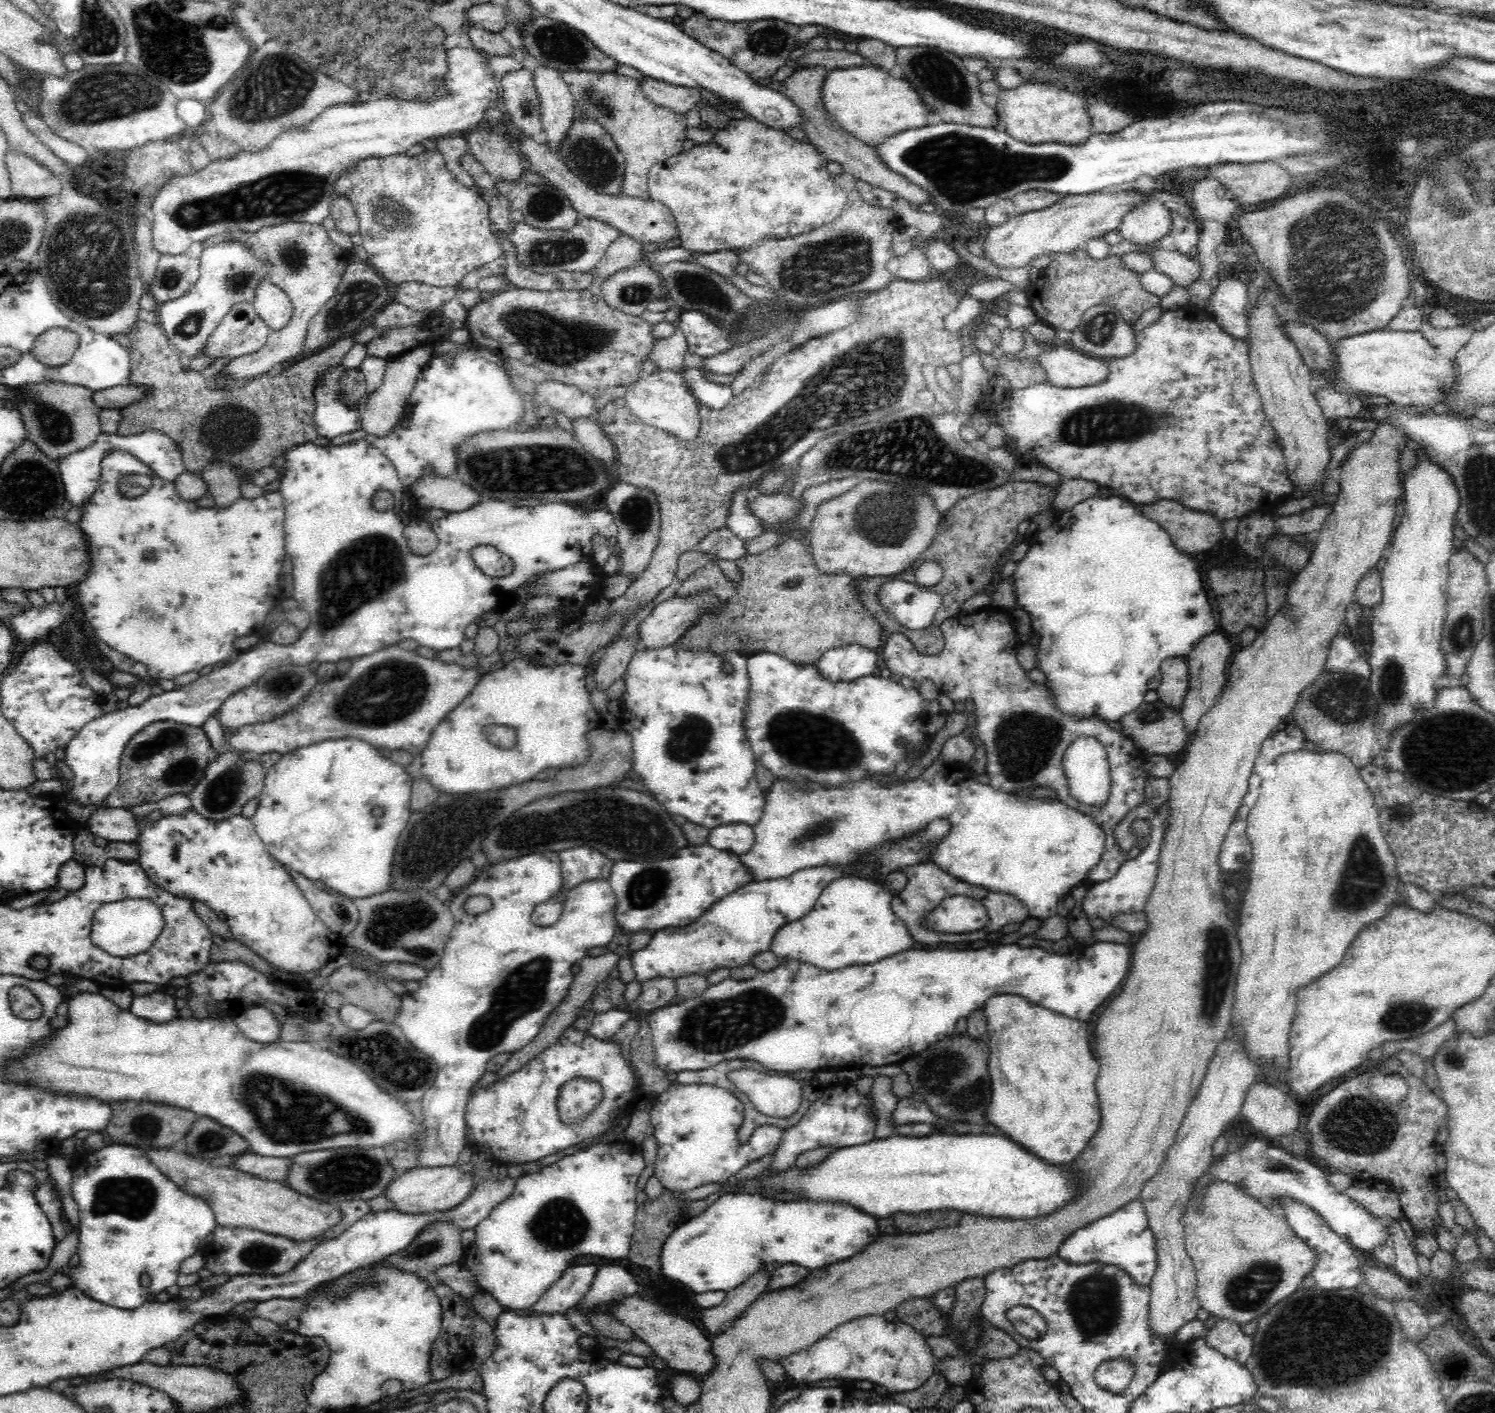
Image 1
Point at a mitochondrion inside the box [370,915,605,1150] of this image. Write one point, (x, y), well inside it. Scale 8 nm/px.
(522, 991)

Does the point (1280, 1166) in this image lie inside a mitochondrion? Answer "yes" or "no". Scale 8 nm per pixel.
yes

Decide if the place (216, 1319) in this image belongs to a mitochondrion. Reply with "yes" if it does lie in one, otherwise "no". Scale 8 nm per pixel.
no

